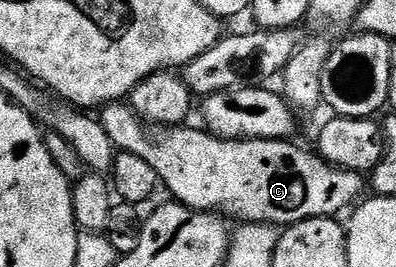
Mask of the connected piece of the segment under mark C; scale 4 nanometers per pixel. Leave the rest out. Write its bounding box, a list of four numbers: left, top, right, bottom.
[99,102,367,226]

